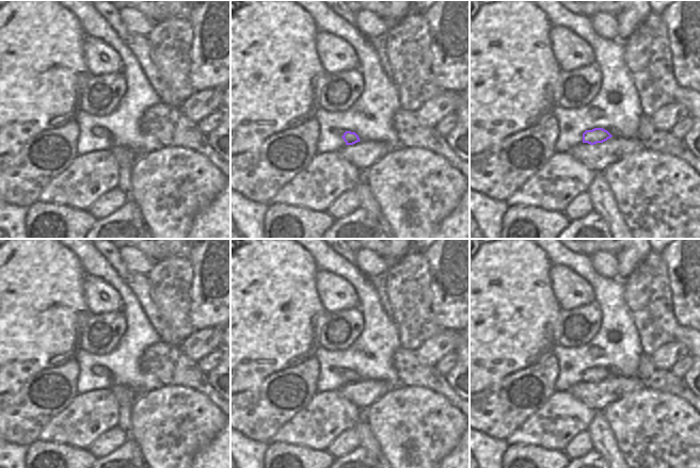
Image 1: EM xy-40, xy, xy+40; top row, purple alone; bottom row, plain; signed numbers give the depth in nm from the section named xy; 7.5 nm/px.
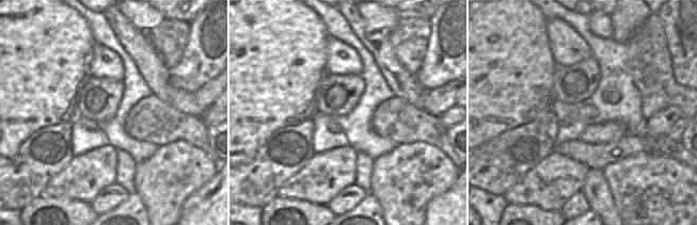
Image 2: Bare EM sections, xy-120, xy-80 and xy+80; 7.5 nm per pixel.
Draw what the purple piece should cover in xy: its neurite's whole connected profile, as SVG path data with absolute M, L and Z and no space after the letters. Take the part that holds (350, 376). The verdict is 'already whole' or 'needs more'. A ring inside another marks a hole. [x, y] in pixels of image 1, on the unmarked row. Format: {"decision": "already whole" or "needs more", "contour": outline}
{"decision": "needs more", "contour": "M335 369L334 371L344 377L346 381L346 384L353 384L357 381L360 381L360 376L355 371L347 370L347 369Z"}

